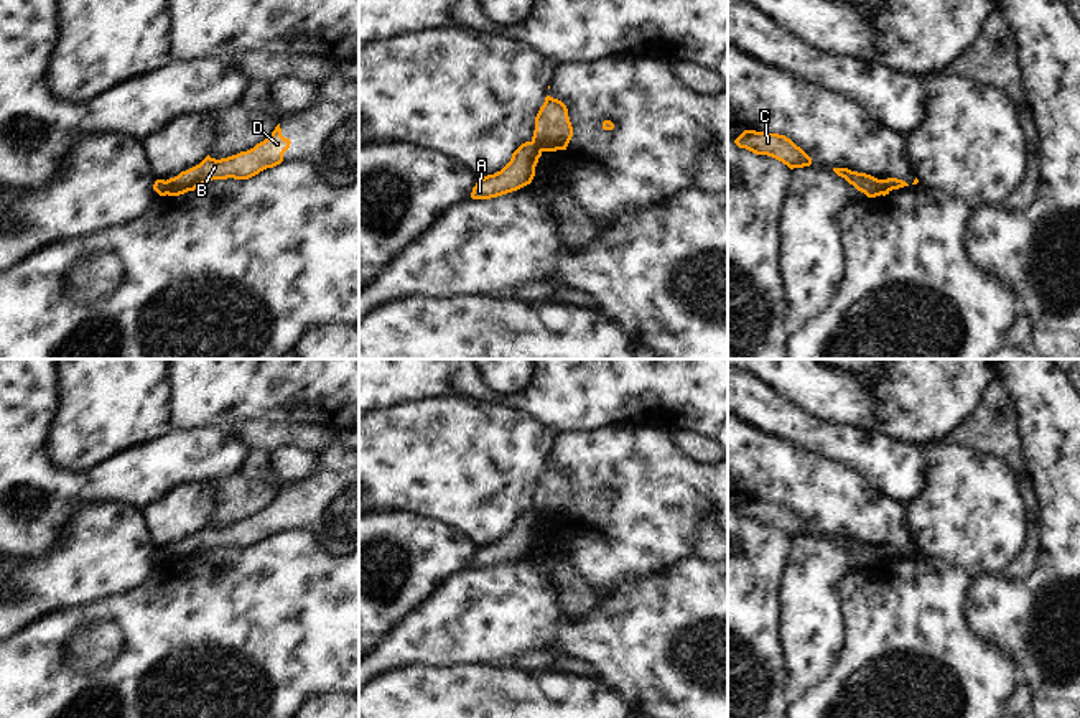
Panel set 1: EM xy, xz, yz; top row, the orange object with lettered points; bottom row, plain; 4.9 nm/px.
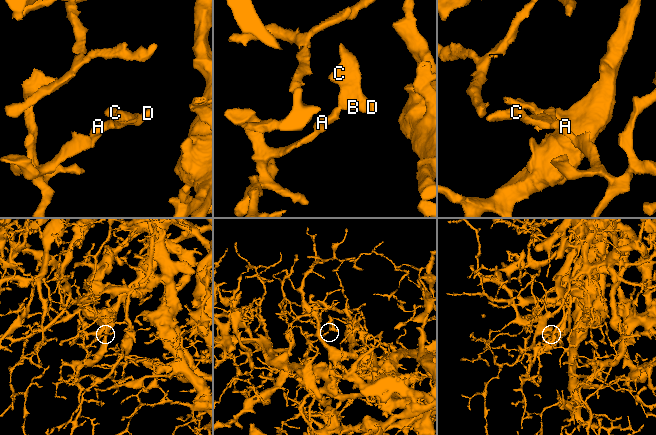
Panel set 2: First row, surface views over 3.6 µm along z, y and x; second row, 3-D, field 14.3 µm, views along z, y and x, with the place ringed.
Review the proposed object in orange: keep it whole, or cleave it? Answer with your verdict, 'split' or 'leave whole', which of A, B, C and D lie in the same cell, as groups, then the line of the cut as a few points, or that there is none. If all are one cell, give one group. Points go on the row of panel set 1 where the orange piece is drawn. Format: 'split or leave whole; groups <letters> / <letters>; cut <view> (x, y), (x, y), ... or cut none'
split; groups A / B C D; cut yz (883, 180), (879, 193)

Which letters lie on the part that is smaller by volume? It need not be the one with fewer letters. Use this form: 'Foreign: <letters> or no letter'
Foreign: B, C, D

